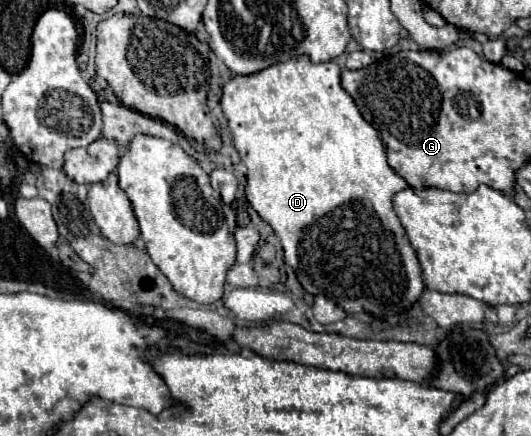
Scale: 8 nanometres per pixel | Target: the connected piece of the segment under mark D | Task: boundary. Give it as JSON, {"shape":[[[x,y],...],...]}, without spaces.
{"shape":[[[297,55],[291,57],[289,61],[269,65],[267,69],[261,69],[251,75],[235,75],[231,77],[225,87],[223,87],[223,97],[221,97],[221,107],[223,115],[227,119],[227,125],[233,135],[233,145],[241,155],[241,161],[247,165],[247,185],[245,185],[245,195],[251,207],[259,213],[263,221],[267,221],[277,239],[283,245],[285,251],[285,261],[295,269],[299,283],[309,291],[311,295],[325,295],[331,301],[335,301],[339,307],[343,307],[347,313],[359,313],[359,311],[369,311],[381,319],[389,319],[393,315],[399,315],[411,303],[415,303],[421,297],[423,291],[423,279],[421,279],[421,265],[419,259],[405,235],[405,229],[393,211],[391,197],[407,187],[407,181],[397,175],[389,163],[387,163],[387,153],[385,145],[381,141],[381,135],[377,129],[373,129],[359,113],[357,105],[353,103],[351,95],[341,87],[341,67],[335,61],[327,63],[313,63],[307,55]]]}

